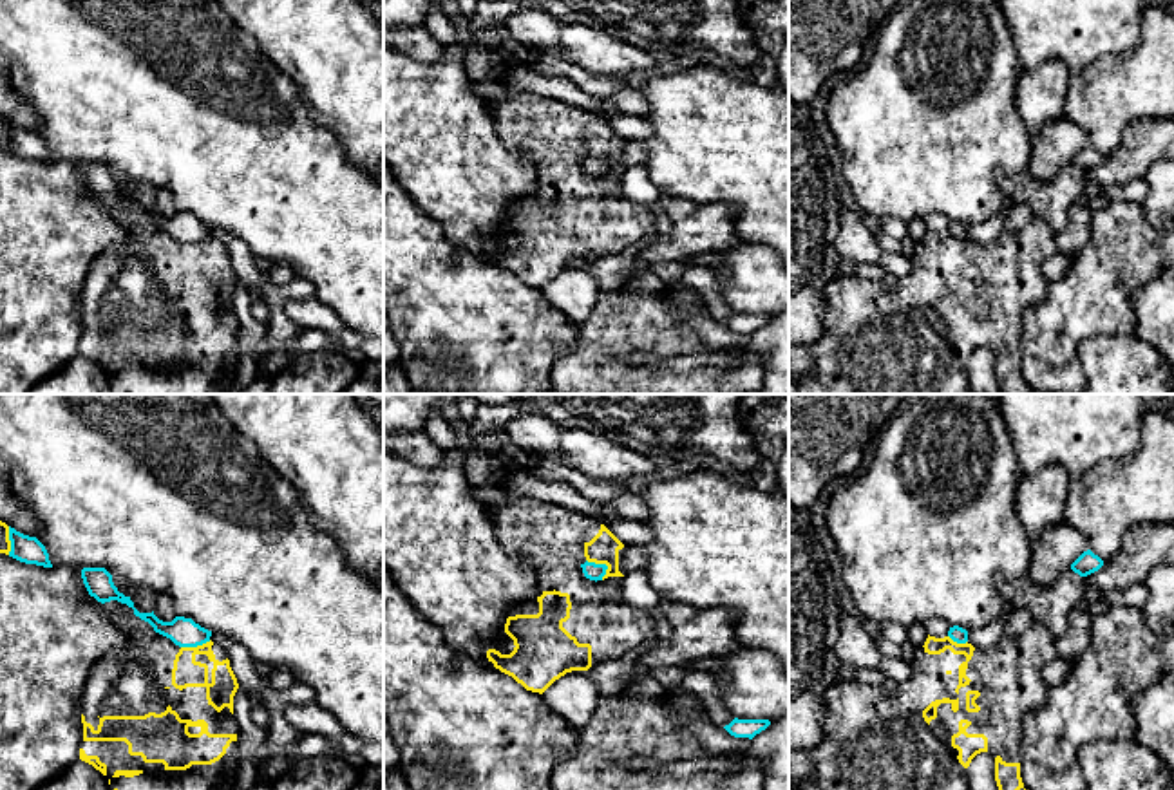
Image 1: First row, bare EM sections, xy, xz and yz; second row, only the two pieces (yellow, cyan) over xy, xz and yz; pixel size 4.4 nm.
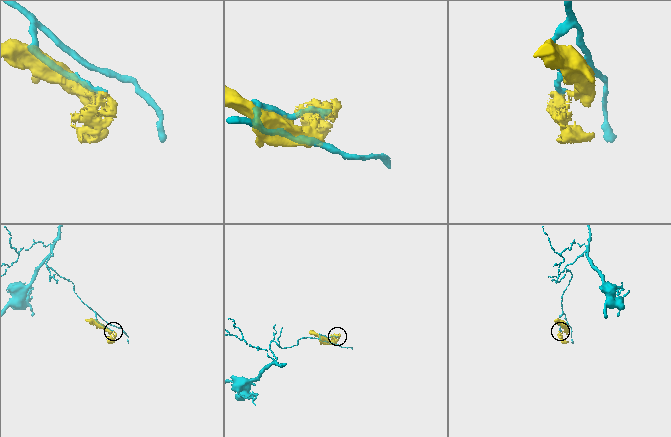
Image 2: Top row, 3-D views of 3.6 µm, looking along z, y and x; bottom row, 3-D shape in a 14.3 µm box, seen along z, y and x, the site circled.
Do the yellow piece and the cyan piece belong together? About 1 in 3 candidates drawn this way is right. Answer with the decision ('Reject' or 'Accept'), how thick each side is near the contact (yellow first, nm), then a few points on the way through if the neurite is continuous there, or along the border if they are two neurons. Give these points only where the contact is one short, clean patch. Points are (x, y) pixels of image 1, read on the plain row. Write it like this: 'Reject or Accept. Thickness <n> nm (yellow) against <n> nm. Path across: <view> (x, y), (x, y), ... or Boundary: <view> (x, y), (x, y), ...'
Reject. Thickness 140 nm (yellow) against 80 nm

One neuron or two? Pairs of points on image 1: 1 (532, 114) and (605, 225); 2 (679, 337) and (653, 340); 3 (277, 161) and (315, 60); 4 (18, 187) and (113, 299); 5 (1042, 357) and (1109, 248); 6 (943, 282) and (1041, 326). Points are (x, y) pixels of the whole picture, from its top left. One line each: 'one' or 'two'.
1: one
2: one
3: two
4: two
5: one
6: two

